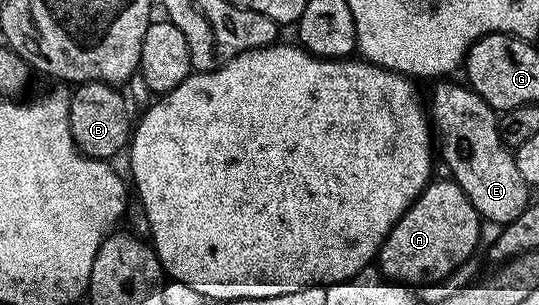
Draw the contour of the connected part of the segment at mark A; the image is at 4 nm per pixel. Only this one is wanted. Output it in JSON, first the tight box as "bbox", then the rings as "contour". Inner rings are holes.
{"bbox":[377,178,482,286],"contour":[[[451,178],[445,180],[434,179],[425,185],[425,189],[417,195],[407,211],[399,218],[399,222],[387,234],[387,238],[381,243],[381,250],[377,255],[377,264],[381,266],[380,275],[386,281],[396,282],[400,285],[420,286],[431,284],[445,279],[446,276],[456,272],[462,264],[470,259],[476,248],[481,244],[482,218],[471,206],[467,194]]]}

